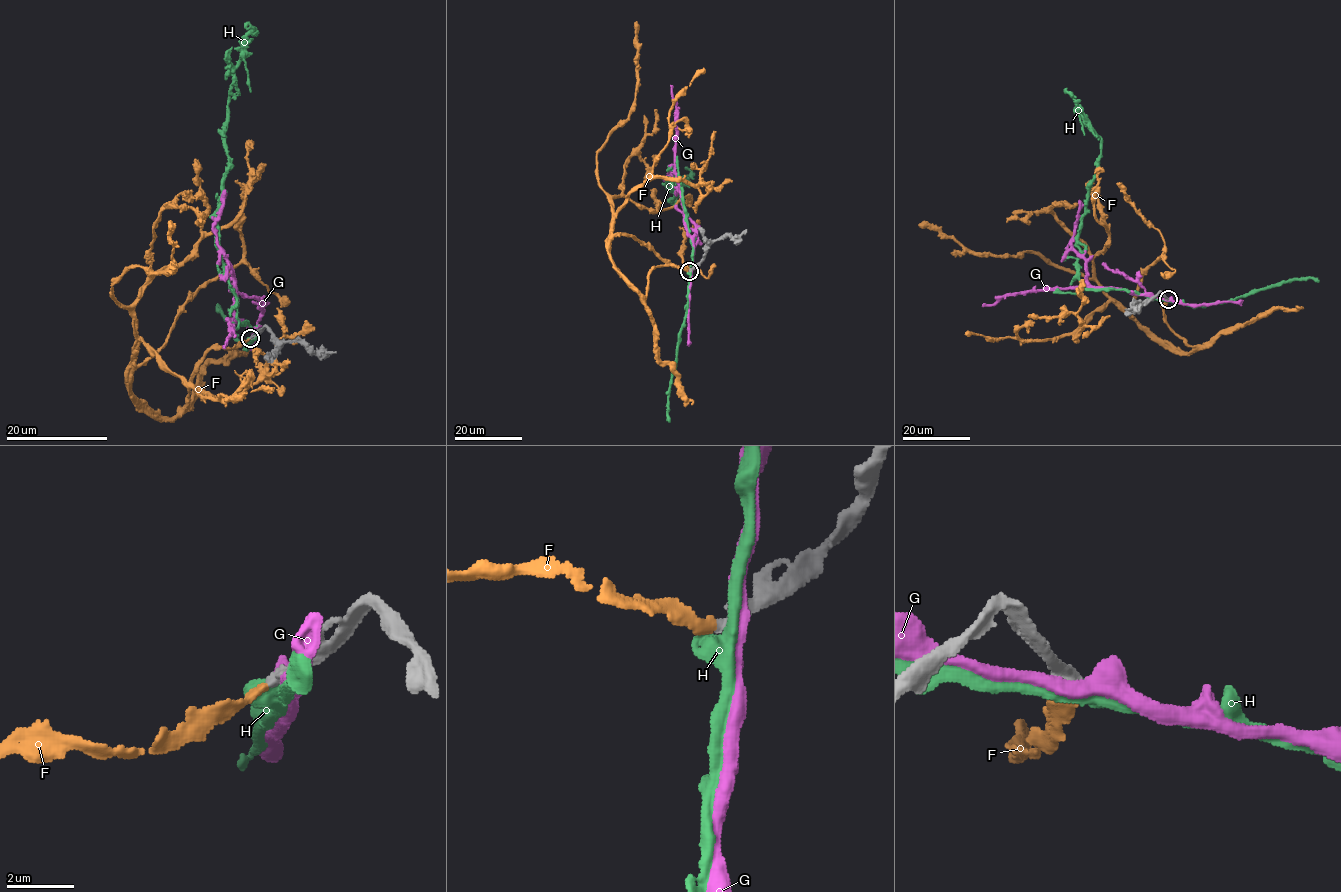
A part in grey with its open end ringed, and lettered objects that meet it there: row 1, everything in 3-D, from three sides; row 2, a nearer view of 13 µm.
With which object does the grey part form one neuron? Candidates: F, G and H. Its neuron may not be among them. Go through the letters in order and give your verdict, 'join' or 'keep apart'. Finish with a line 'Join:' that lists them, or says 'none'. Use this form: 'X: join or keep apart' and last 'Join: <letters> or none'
F: join
G: keep apart
H: keep apart
Join: F

